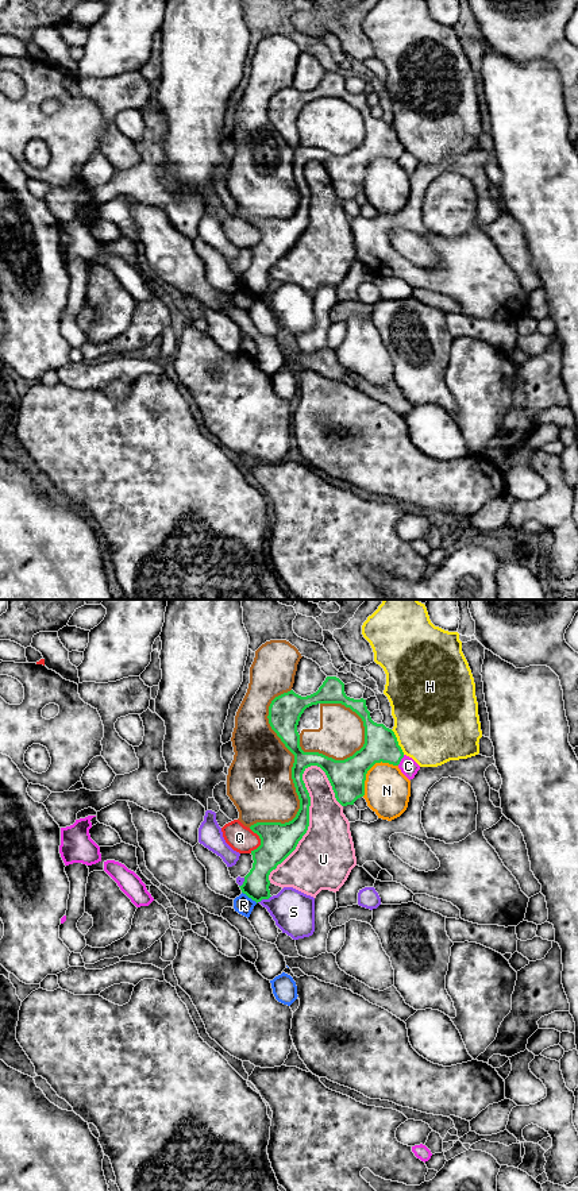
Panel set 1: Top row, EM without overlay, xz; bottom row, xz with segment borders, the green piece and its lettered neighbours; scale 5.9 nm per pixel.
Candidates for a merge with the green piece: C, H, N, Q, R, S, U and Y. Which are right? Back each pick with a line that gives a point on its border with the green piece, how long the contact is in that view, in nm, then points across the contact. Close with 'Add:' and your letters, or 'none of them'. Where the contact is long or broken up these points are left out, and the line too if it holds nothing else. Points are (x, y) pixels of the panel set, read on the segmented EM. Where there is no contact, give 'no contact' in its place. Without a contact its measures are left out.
Add: none of them

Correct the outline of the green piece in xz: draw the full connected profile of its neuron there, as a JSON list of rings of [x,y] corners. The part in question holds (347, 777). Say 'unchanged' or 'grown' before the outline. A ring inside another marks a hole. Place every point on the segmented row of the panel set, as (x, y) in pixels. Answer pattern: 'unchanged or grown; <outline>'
unchanged; [[[327,677],[319,690],[311,695],[301,697],[290,690],[275,697],[269,706],[267,718],[271,729],[294,755],[292,779],[300,799],[300,809],[289,822],[257,822],[250,826],[259,836],[261,845],[251,851],[253,868],[239,887],[257,903],[271,897],[270,872],[296,849],[308,830],[311,797],[303,780],[303,774],[308,767],[320,767],[332,786],[336,801],[347,806],[365,795],[366,774],[375,763],[398,766],[404,758],[394,732],[371,720],[366,699],[347,697],[344,683],[336,677]],[[317,704],[342,704],[362,718],[365,744],[352,756],[335,760],[319,752],[301,749],[297,732],[300,717],[307,708]]]

